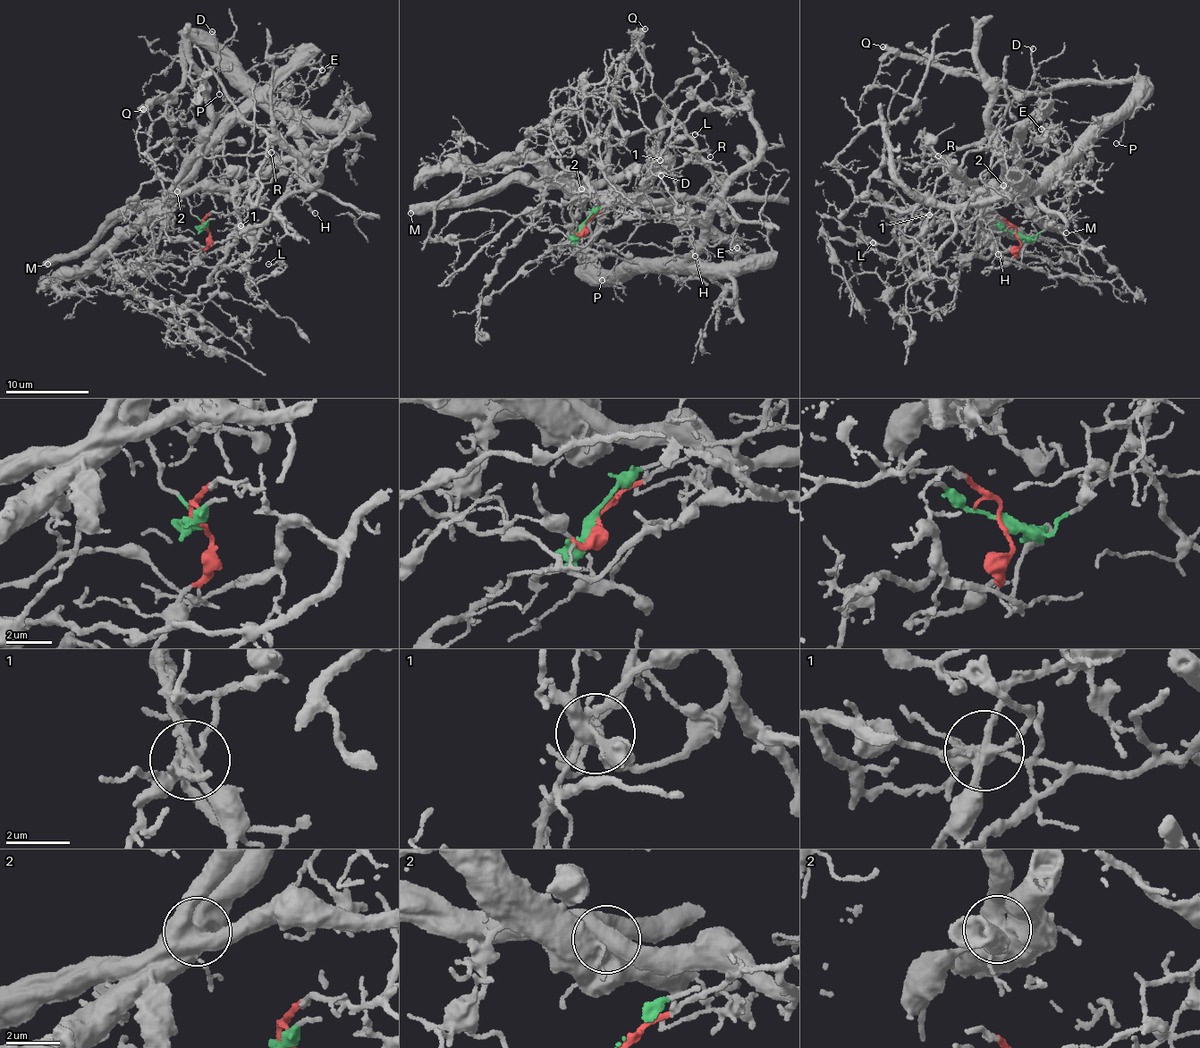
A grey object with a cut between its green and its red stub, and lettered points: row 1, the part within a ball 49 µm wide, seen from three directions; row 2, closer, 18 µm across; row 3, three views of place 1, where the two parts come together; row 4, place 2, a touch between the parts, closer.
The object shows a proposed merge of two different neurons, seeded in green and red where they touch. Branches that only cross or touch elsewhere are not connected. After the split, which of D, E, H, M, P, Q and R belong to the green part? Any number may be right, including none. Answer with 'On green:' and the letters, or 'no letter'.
On green: E

